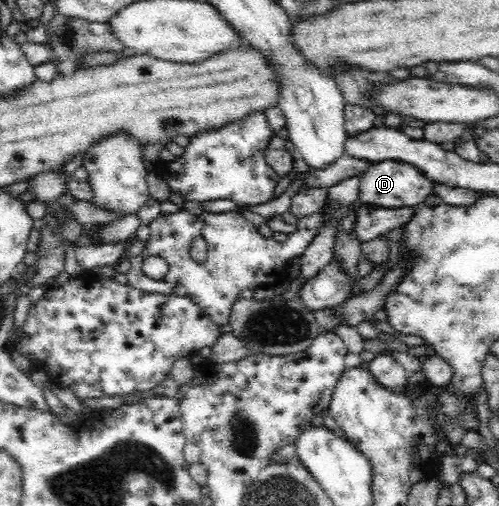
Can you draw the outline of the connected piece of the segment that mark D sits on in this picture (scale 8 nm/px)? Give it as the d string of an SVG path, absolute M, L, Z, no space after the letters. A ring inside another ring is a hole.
M383 160L374 163L360 178L359 202L383 208L418 207L432 194L434 183L409 163Z

